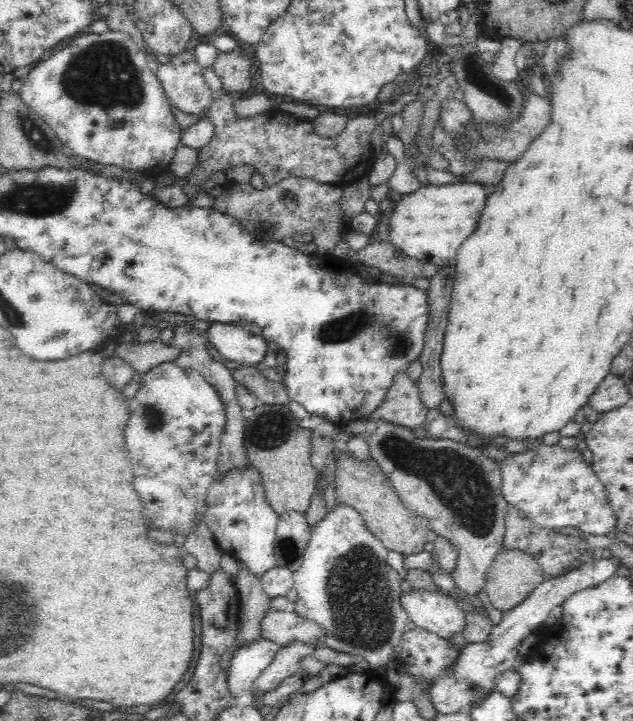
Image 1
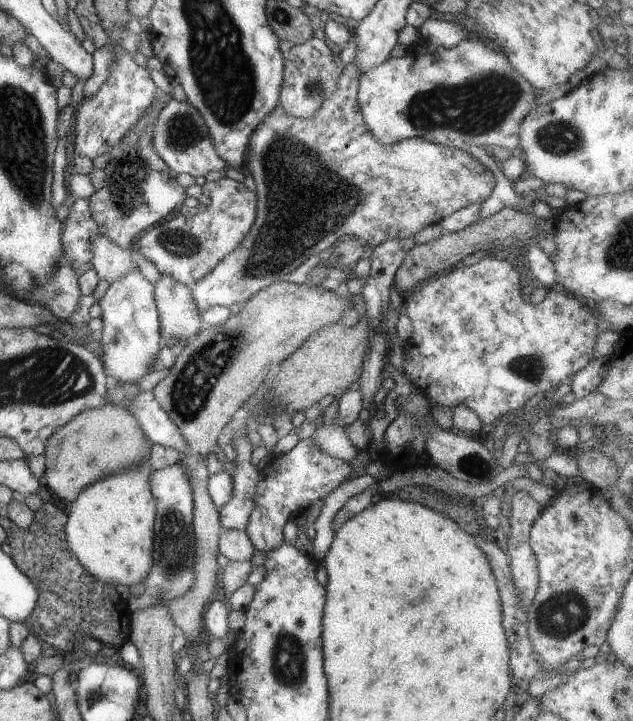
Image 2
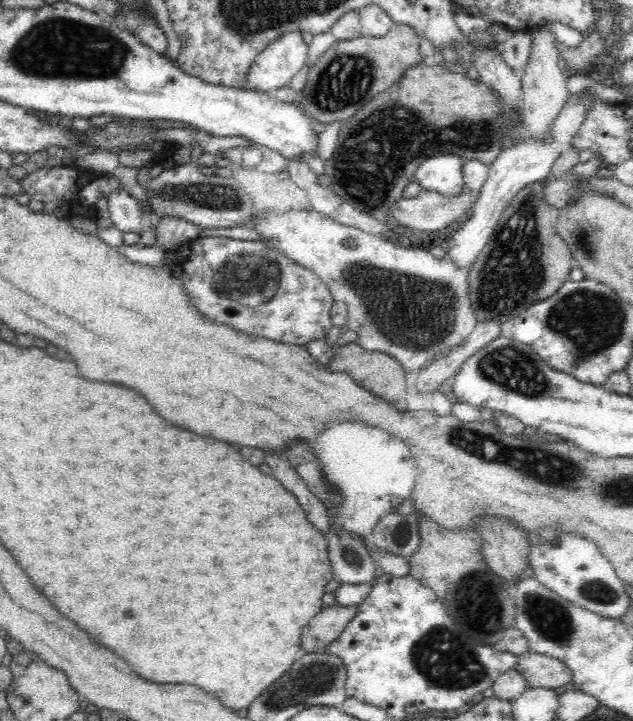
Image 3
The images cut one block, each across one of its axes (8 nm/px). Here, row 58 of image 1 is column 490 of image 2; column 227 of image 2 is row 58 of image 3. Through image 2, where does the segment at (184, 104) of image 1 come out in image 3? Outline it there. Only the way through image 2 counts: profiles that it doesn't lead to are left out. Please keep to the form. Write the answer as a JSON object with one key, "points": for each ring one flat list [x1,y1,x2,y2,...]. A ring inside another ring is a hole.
{"points":[[300,32,274,39,250,63,245,76,247,88,265,93,284,88,307,62,307,52]]}

